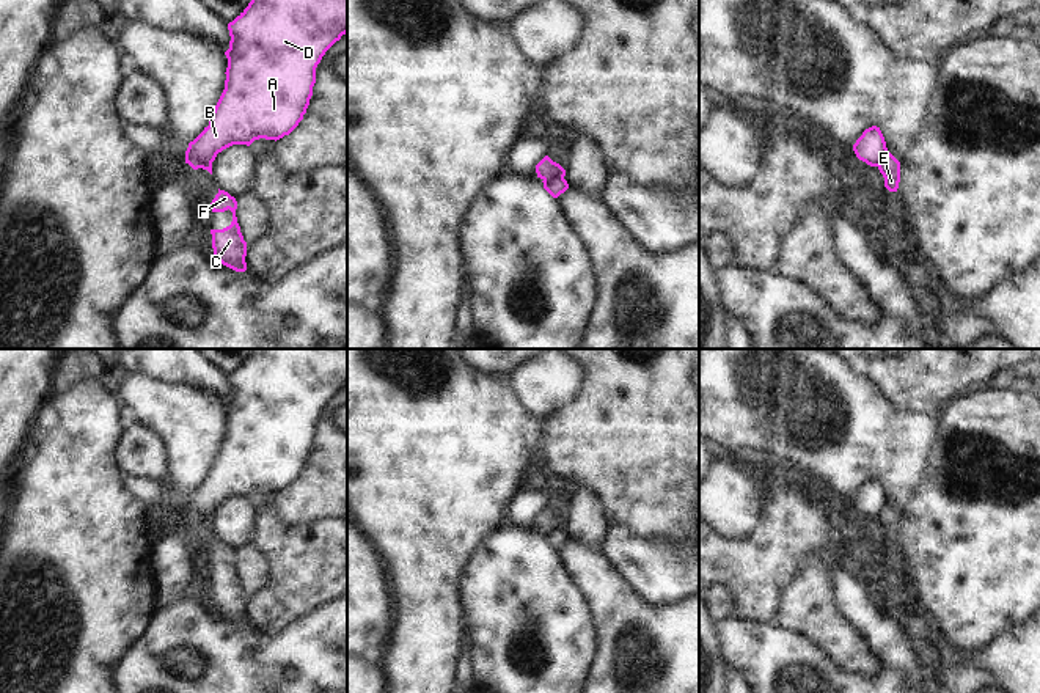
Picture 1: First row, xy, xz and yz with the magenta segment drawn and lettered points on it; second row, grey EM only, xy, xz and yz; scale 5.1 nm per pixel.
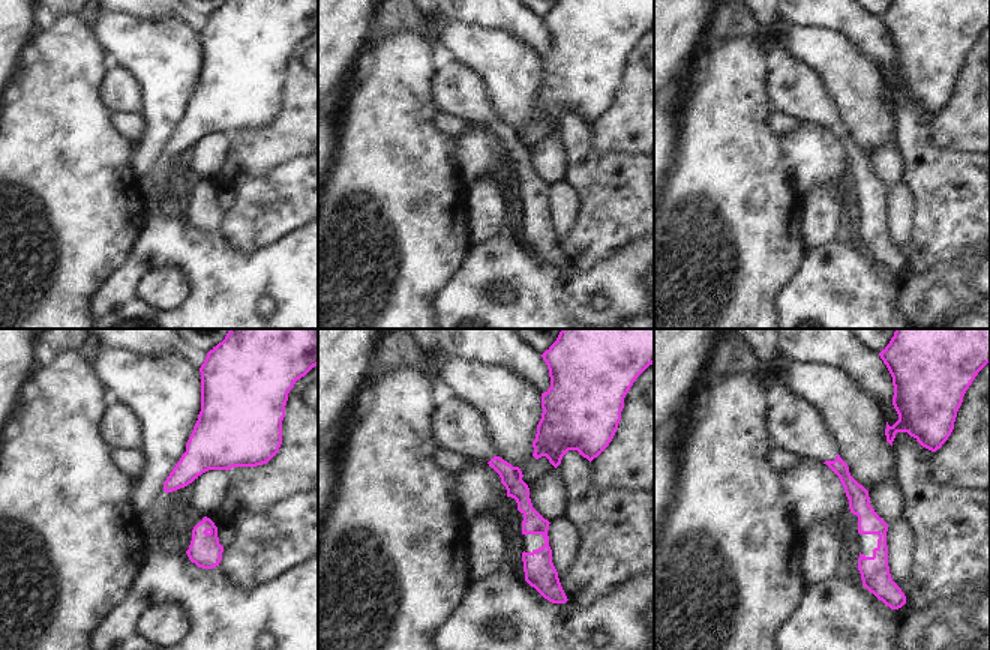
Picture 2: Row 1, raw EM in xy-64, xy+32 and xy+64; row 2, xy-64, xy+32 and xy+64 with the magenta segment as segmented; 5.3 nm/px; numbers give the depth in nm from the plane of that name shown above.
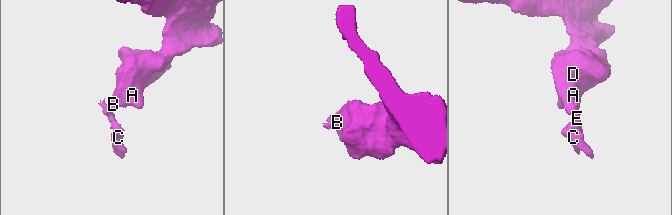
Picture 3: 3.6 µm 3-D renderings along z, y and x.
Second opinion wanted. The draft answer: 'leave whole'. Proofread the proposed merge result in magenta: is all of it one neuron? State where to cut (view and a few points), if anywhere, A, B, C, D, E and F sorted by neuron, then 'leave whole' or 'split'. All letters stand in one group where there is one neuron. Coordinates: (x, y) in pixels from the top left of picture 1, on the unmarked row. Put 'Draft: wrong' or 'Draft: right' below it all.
cut in xz along (563, 528), (544, 531); A B D / C E F; split
Draft: wrong

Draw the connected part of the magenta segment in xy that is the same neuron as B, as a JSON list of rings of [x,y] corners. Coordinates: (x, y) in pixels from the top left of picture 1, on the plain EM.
[[[253,349],[228,382],[225,442],[209,478],[185,503],[185,515],[193,522],[212,517],[217,506],[233,497],[250,498],[259,490],[276,493],[298,478],[313,448],[317,416],[347,385],[347,349]]]

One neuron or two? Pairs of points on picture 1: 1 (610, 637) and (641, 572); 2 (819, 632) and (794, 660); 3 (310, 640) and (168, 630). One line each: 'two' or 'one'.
1: two
2: two
3: one

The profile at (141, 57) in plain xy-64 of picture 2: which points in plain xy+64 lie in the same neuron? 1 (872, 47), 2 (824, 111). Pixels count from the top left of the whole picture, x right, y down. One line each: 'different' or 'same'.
1: different
2: different

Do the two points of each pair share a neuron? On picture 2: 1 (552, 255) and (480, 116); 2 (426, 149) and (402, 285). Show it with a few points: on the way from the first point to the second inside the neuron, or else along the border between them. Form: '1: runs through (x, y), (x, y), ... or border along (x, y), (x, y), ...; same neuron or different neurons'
1: runs through (545, 219), (546, 201), (513, 147); same neuron
2: runs through (404, 183), (404, 251); same neuron

